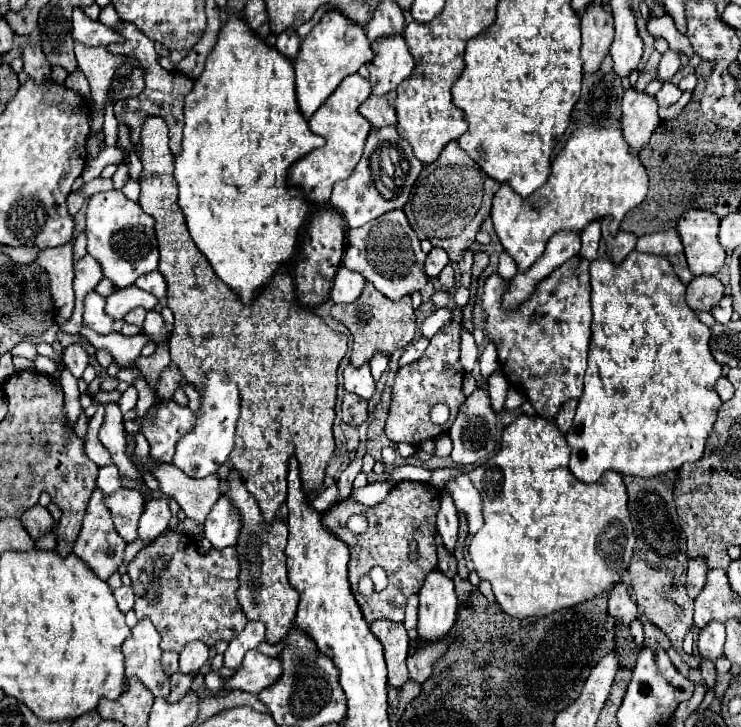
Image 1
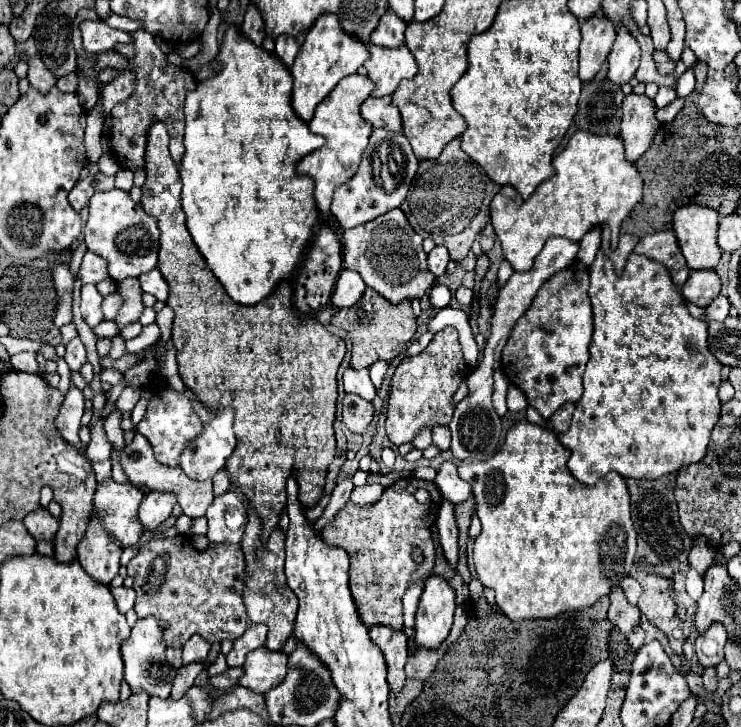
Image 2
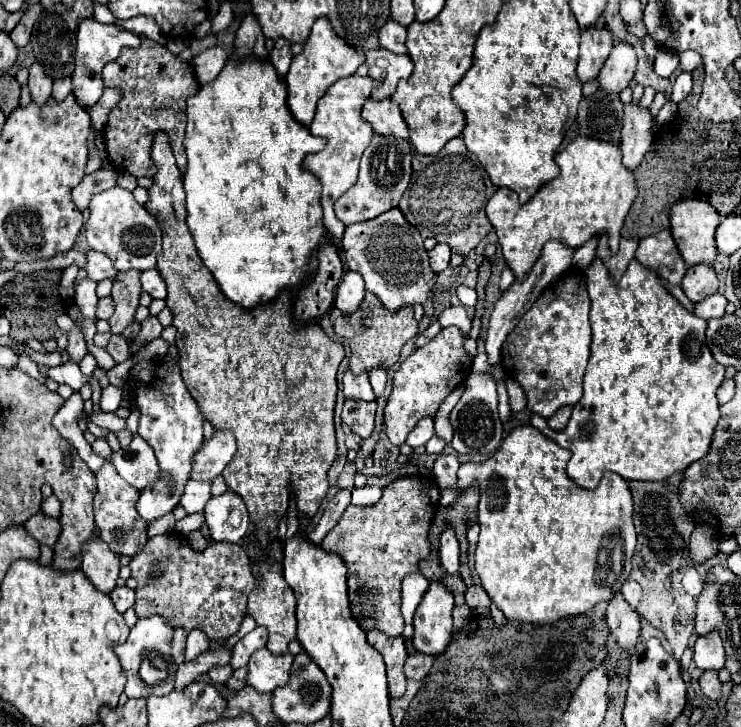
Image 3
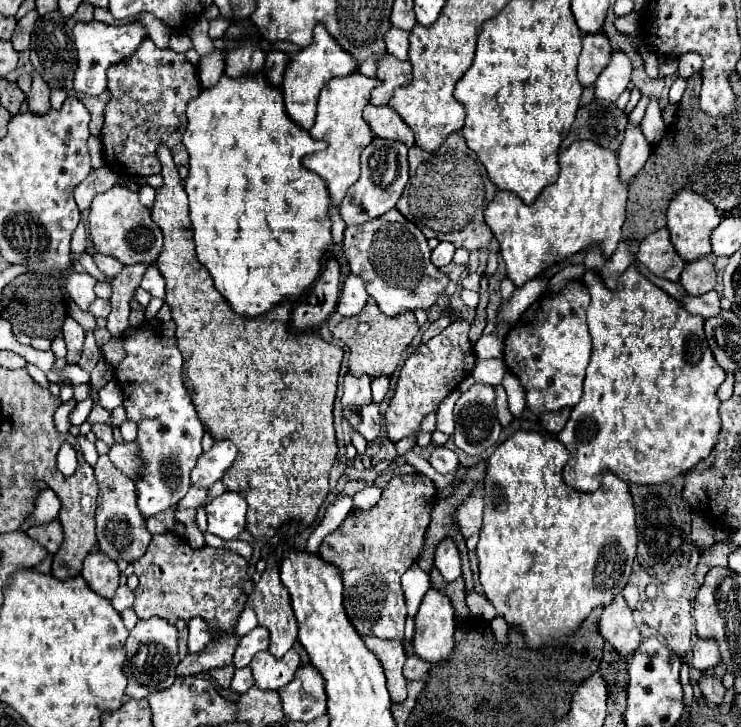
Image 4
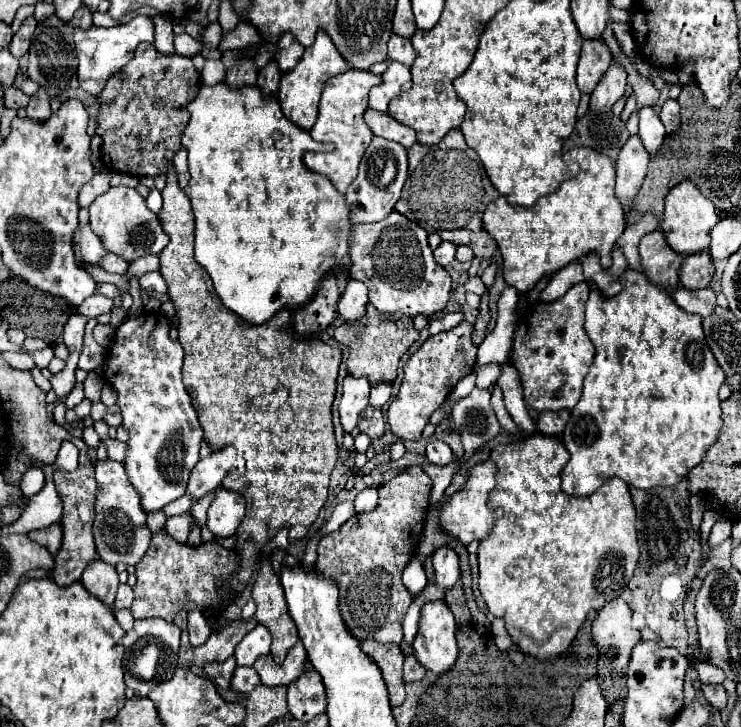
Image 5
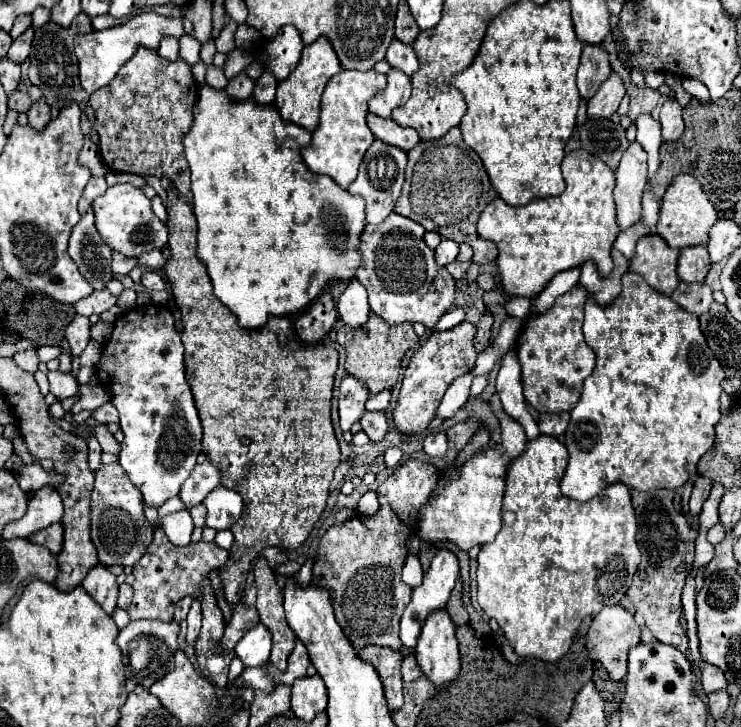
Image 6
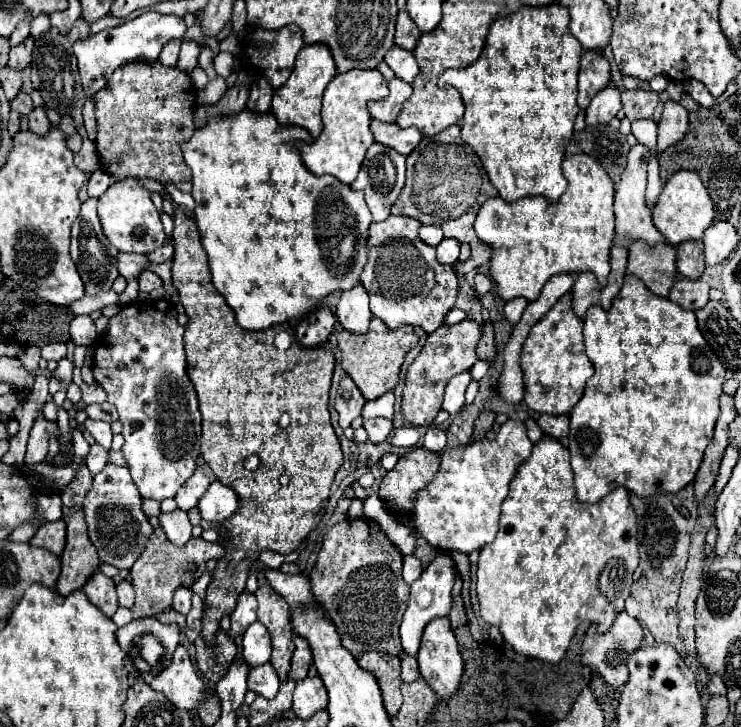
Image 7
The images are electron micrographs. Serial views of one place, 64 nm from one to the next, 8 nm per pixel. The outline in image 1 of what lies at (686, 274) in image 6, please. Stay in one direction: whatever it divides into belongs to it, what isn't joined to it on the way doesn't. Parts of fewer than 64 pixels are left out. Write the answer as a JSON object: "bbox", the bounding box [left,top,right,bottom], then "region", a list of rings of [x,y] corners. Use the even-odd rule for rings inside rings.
{"bbox":[686,276,724,312],"region":[[[696,276],[686,288],[686,302],[698,312],[710,312],[724,296],[722,282],[716,276]]]}

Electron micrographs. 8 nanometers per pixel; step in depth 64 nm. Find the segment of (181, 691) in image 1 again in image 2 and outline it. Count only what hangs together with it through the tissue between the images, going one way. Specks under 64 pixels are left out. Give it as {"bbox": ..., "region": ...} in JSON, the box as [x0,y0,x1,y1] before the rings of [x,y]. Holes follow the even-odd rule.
{"bbox":[170,664,204,700],"region":[[[204,664],[182,666],[182,668],[176,672],[174,680],[172,680],[172,694],[170,694],[170,698],[174,698],[174,700],[182,698],[182,696],[186,694],[186,690],[194,684],[196,676],[202,672],[202,666],[204,666]]]}

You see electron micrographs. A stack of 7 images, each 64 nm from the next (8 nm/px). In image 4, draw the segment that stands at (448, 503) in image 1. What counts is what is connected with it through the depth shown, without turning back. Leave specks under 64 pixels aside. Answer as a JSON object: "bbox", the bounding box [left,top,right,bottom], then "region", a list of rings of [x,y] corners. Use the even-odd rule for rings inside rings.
{"bbox":[434,538,460,582],"region":[[[444,538],[438,544],[436,556],[434,556],[434,566],[442,572],[446,582],[452,582],[460,576],[460,556],[458,556],[458,548],[452,538]]]}

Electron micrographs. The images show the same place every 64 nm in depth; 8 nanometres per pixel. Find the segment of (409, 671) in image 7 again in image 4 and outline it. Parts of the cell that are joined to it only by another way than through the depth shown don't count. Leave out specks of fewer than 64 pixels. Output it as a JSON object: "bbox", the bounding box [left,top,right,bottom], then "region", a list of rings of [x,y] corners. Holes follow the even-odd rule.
{"bbox":[404,654,432,680],"region":[[[416,654],[408,656],[408,660],[404,664],[404,676],[406,676],[406,680],[420,680],[420,678],[426,676],[426,672],[430,670],[430,666],[432,664],[428,664],[424,658],[420,658]]]}

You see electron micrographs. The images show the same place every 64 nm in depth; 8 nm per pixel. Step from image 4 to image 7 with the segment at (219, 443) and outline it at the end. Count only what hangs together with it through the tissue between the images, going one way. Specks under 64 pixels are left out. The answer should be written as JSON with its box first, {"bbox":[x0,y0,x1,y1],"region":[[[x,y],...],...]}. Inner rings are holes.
{"bbox":[176,464,216,510],"region":[[[200,464],[194,474],[180,486],[180,490],[176,492],[176,504],[180,510],[190,510],[194,506],[198,506],[200,498],[204,496],[204,492],[208,490],[208,486],[216,480],[214,472],[210,470],[208,464]]]}

